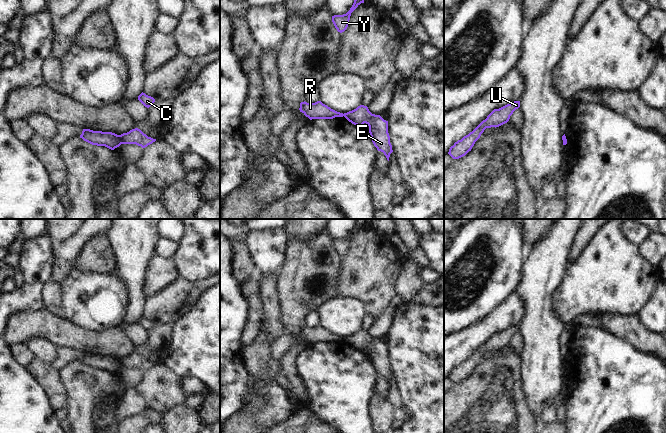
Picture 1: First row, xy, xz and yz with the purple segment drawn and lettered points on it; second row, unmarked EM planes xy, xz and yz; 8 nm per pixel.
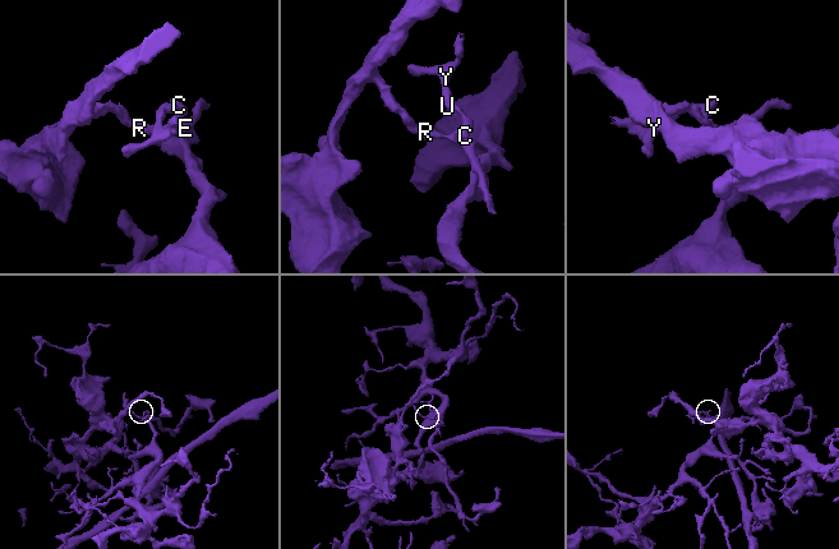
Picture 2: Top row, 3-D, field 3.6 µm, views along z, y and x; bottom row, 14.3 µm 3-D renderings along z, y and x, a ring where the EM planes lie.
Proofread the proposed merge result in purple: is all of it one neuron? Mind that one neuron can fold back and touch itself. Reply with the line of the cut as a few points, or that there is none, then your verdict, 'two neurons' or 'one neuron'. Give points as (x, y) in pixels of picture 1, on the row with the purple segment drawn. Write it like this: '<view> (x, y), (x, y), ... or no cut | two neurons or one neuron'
xy (118, 135), (122, 143) | two neurons

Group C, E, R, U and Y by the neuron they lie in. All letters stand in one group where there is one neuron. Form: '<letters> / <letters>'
C E U Y / R

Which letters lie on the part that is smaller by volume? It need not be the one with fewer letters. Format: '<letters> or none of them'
C, E, U, Y

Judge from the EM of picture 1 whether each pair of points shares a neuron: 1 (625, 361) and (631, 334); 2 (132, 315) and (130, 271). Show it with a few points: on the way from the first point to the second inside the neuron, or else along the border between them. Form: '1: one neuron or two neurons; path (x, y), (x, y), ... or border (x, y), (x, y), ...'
1: two neurons; border (609, 331), (637, 349), (651, 353)
2: one neuron; path (134, 304), (134, 282)

